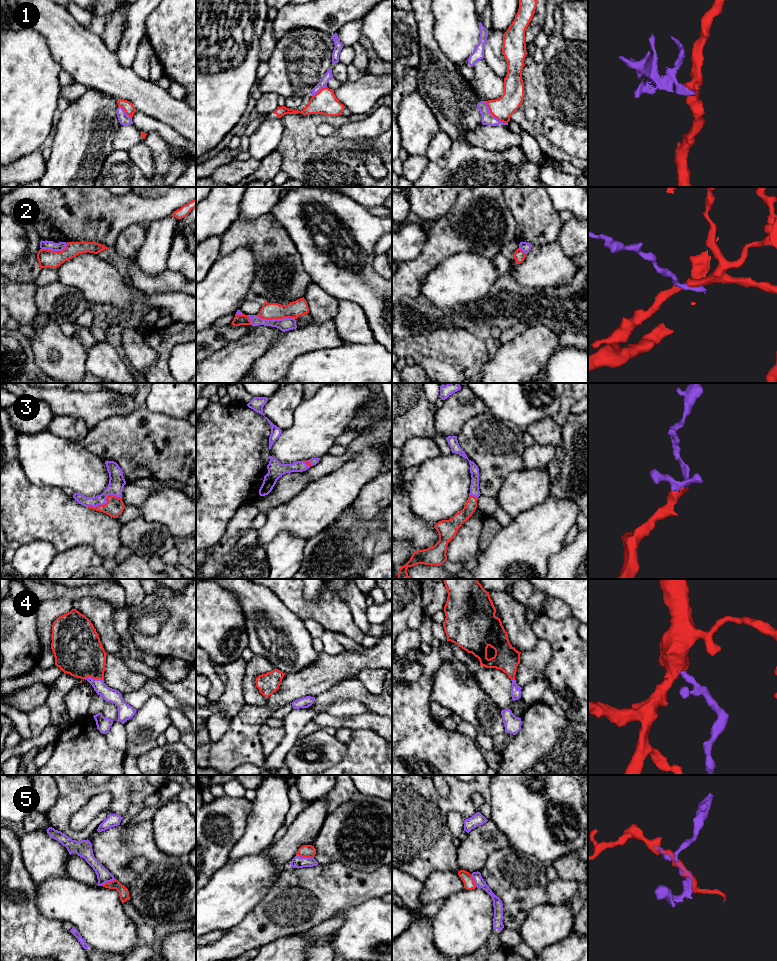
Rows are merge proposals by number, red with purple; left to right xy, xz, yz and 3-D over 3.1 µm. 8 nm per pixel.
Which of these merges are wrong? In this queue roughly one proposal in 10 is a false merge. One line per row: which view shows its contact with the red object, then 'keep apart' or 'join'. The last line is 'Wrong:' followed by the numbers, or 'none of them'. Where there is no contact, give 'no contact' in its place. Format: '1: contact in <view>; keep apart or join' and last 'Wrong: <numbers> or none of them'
1: contact in yz; join
2: contact in xz; keep apart
3: contact in xy; join
4: contact in xy; join
5: contact in xz; keep apart
Wrong: 2, 5

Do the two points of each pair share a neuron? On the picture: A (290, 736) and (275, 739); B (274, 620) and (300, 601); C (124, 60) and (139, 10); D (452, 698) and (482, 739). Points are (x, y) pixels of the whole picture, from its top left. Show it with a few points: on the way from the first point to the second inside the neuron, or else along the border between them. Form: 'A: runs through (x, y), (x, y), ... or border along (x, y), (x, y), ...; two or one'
A: border along (283, 726), (284, 738), (268, 756); two
B: border along (272, 592), (306, 622); two
C: runs through (127, 48), (131, 36), (136, 31), (136, 22); one
D: border along (478, 732), (488, 734), (492, 738); two

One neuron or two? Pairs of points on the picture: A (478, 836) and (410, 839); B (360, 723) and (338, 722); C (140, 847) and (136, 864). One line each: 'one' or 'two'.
A: two
B: one
C: two

